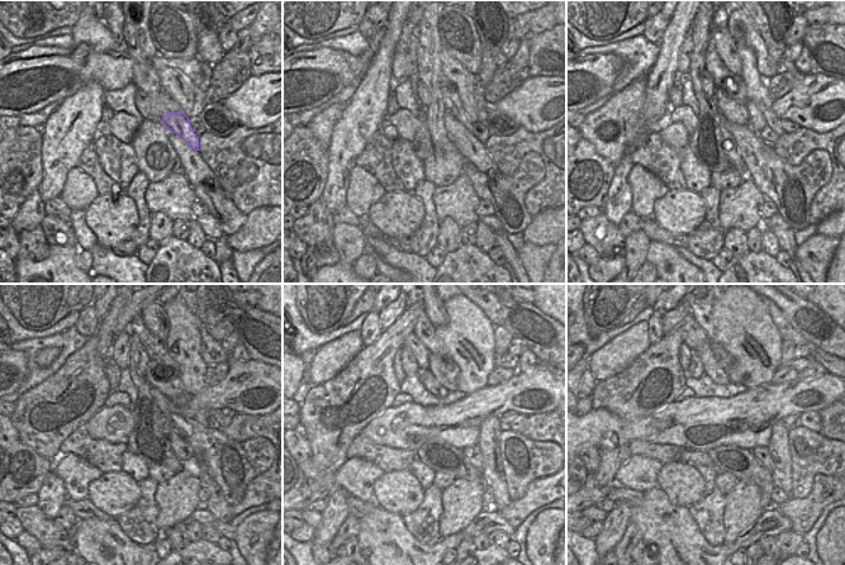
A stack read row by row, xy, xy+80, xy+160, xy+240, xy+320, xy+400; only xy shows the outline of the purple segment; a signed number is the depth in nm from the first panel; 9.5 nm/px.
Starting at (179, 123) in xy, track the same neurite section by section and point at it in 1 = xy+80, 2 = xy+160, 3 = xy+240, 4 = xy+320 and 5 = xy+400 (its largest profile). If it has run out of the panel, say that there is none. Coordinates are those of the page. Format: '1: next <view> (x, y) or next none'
1: next xy+80 (451, 101)
2: next xy+160 (732, 86)
3: next xy+240 (155, 349)
4: next xy+320 (426, 332)
5: next xy+400 (701, 309)

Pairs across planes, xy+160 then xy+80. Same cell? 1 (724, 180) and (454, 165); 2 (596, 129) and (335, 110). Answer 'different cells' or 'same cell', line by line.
1: same cell
2: same cell

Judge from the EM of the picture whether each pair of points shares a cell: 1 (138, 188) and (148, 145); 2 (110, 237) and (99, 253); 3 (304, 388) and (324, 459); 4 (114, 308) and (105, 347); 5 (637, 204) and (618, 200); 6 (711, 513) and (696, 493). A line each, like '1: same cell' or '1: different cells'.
1: different cells
2: different cells
3: different cells
4: same cell
5: different cells
6: different cells

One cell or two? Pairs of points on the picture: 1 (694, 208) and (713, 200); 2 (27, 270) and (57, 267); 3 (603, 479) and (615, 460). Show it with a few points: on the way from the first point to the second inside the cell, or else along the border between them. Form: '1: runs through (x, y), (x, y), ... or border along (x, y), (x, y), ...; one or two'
1: border along (699, 193), (705, 202), (705, 219), (693, 229); two
2: runs through (34, 270), (50, 269); one
3: runs through (606, 474), (609, 465); one

